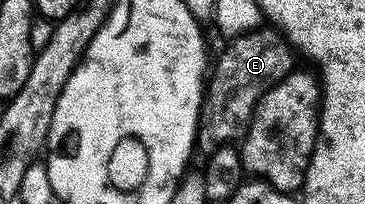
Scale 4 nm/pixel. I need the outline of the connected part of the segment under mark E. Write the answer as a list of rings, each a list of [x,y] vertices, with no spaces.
[[[259,28],[225,43],[218,63],[213,63],[204,92],[202,117],[199,119],[198,146],[203,155],[209,156],[218,146],[225,146],[241,139],[250,127],[256,104],[280,80],[295,69],[295,51],[281,33],[274,28]]]

